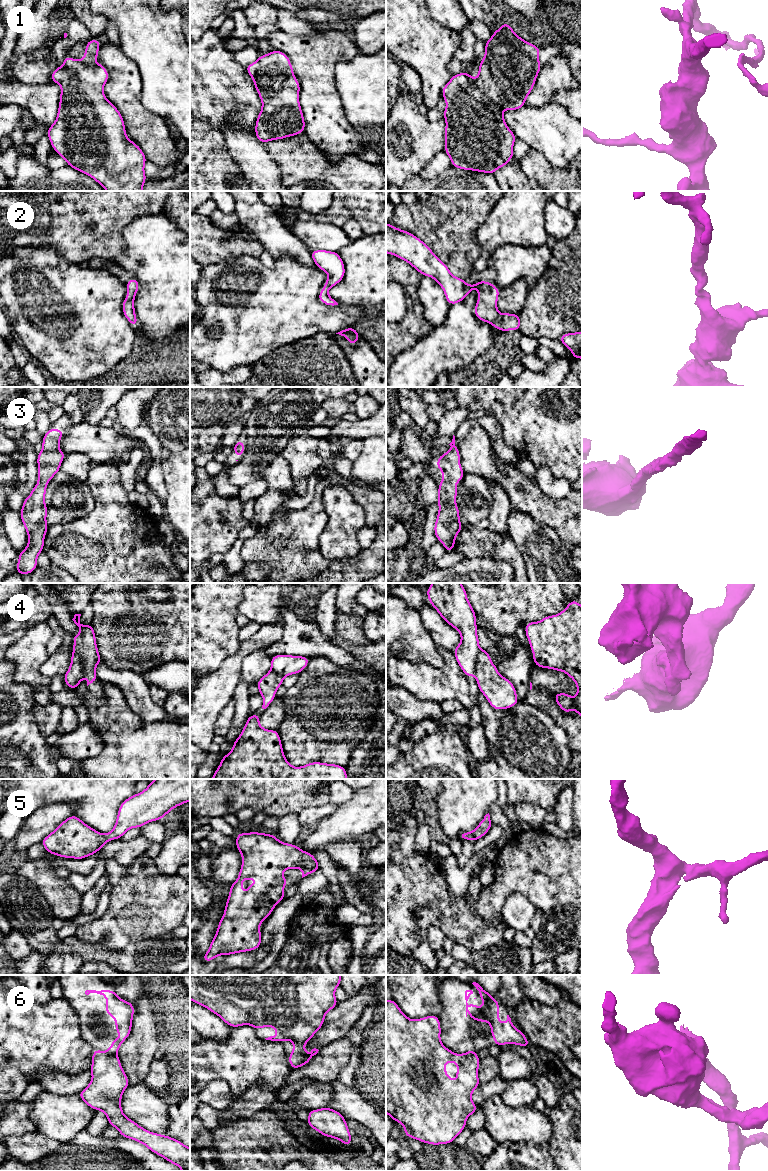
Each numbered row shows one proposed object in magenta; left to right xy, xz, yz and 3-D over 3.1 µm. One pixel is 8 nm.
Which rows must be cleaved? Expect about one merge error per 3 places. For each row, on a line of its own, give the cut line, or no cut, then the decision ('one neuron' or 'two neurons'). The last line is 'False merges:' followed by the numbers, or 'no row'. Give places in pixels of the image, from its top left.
1: no cut | one neuron
2: no cut | one neuron
3: no cut | one neuron
4: xy (73, 651), (79, 657), (83, 675) | two neurons
5: no cut | one neuron
6: xy (104, 1052), (115, 1055) | two neurons
False merges: 4, 6

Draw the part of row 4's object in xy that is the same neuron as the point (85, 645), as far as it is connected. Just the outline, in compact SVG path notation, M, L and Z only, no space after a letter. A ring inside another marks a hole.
M75 614L72 619L80 628L79 635L72 635L74 646L73 652L80 657L83 669L83 676L87 679L87 686L95 682L98 677L96 674L96 665L102 663L100 654L97 649L94 627L80 624L81 614Z

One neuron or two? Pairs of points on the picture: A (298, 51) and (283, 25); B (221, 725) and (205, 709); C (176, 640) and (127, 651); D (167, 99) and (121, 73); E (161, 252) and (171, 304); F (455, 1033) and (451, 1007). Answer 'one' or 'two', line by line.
A: two
B: two
C: one
D: two
E: one
F: one

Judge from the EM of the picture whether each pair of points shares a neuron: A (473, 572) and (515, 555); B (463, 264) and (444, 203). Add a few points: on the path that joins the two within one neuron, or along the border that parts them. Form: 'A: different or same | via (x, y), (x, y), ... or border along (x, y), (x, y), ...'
A: different | border along (476, 557), (507, 561), (514, 572)
B: same | via (458, 249), (448, 230), (446, 218)

